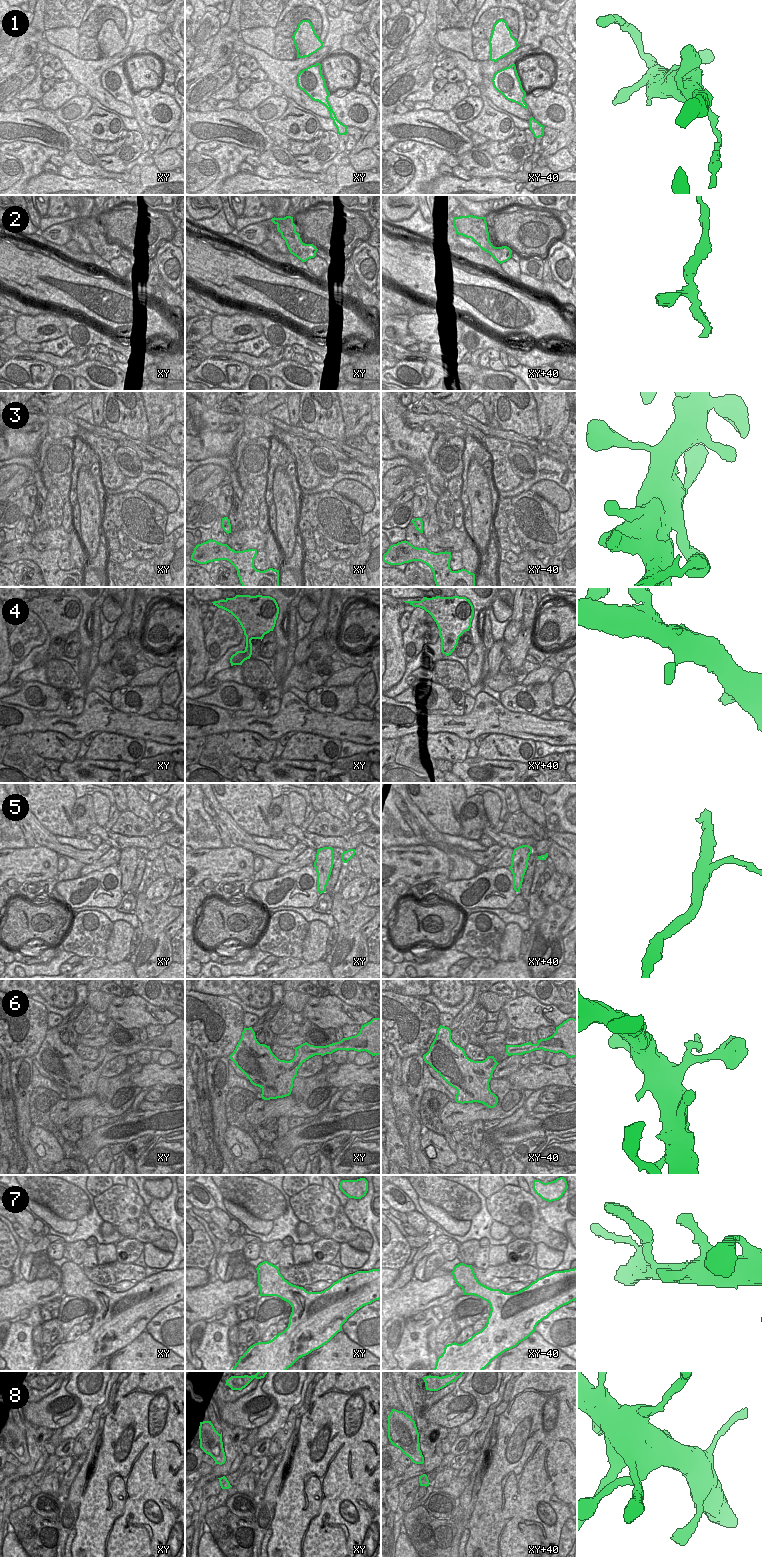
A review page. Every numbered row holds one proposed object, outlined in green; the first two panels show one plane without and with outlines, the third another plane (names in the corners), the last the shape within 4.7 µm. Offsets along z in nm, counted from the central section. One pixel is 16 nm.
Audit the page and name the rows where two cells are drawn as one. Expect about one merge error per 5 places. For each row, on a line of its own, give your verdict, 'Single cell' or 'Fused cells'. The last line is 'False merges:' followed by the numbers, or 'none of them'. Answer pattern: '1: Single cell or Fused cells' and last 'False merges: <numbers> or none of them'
1: Fused cells
2: Single cell
3: Single cell
4: Single cell
5: Single cell
6: Fused cells
7: Single cell
8: Single cell
False merges: 1, 6

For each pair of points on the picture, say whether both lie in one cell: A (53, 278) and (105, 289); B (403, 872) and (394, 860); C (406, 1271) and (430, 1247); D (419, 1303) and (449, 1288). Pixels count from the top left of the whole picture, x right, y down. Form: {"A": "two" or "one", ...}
{"A": "one", "B": "one", "C": "one", "D": "one"}

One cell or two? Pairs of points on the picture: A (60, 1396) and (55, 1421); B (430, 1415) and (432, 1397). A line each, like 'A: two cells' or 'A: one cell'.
A: one cell
B: two cells

